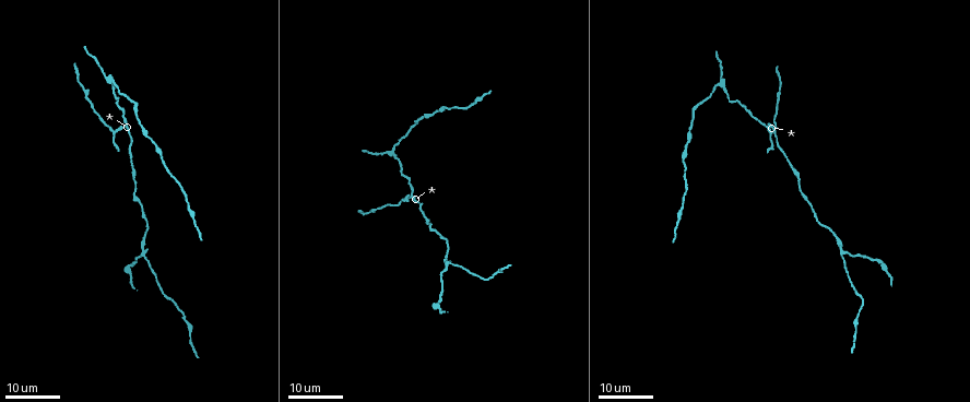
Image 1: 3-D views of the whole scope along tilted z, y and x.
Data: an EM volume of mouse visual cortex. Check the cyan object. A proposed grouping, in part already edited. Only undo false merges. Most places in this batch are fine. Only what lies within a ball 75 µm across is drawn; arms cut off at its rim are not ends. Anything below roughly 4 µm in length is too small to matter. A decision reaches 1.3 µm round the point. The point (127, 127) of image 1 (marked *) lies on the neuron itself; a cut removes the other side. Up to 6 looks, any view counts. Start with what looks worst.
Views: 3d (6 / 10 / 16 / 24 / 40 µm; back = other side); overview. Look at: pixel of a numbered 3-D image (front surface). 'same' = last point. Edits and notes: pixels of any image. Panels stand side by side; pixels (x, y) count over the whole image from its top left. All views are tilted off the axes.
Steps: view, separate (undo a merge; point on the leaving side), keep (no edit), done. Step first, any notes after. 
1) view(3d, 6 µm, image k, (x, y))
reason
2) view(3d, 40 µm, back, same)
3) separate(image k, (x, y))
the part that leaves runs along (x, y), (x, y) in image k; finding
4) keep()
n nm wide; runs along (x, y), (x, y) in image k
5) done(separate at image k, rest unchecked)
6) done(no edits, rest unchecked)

view(3d, 24 µm, image 1, (110, 79))
four arms meet

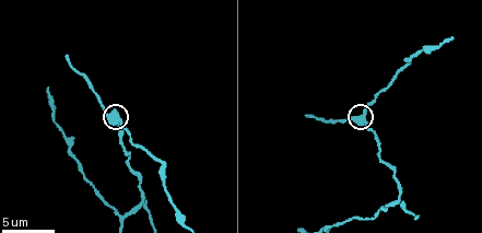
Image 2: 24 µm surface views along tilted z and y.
view(3d, 6 µm, image 2, (115, 116))

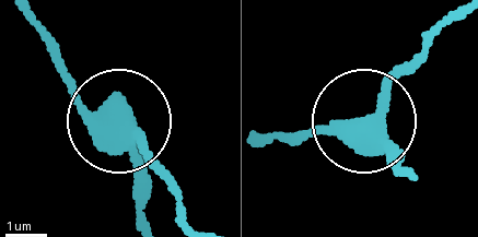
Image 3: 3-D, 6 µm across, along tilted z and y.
keep()
4 arms; one neuron here

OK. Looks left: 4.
view(3d, 16 µm, image 1, (446, 264))
arms part here

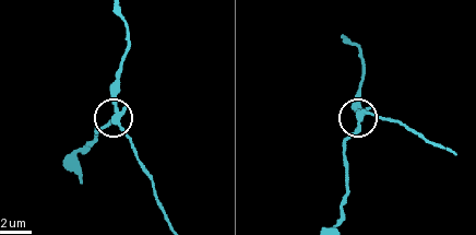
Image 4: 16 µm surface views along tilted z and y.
view(3d, 10 µm, image 4, (362, 117))

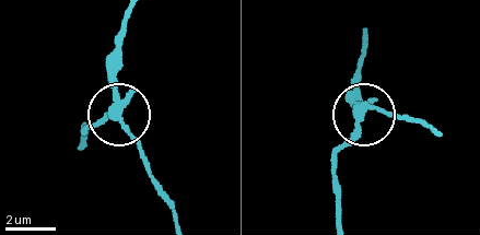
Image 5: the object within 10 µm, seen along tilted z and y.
separate(image 5, (104, 120))
the part that leaves runs along (361, 112), (331, 177), (338, 215) in image 5; two neurons meet here

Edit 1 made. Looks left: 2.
view(3d, 24 µm, image 1, (474, 101))
calibre changes

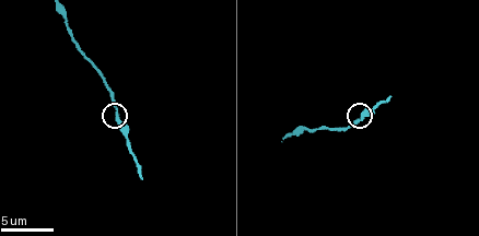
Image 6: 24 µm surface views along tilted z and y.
view(3d, 10 µm, image 6, (117, 114))

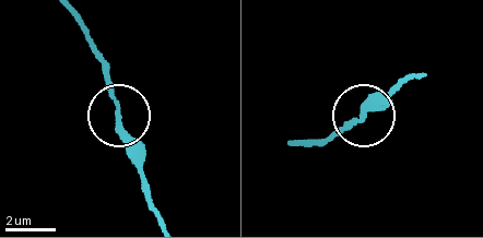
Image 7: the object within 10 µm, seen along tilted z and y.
keep()
all the same neuron

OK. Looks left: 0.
done(separate at image 5, rest unchecked)

